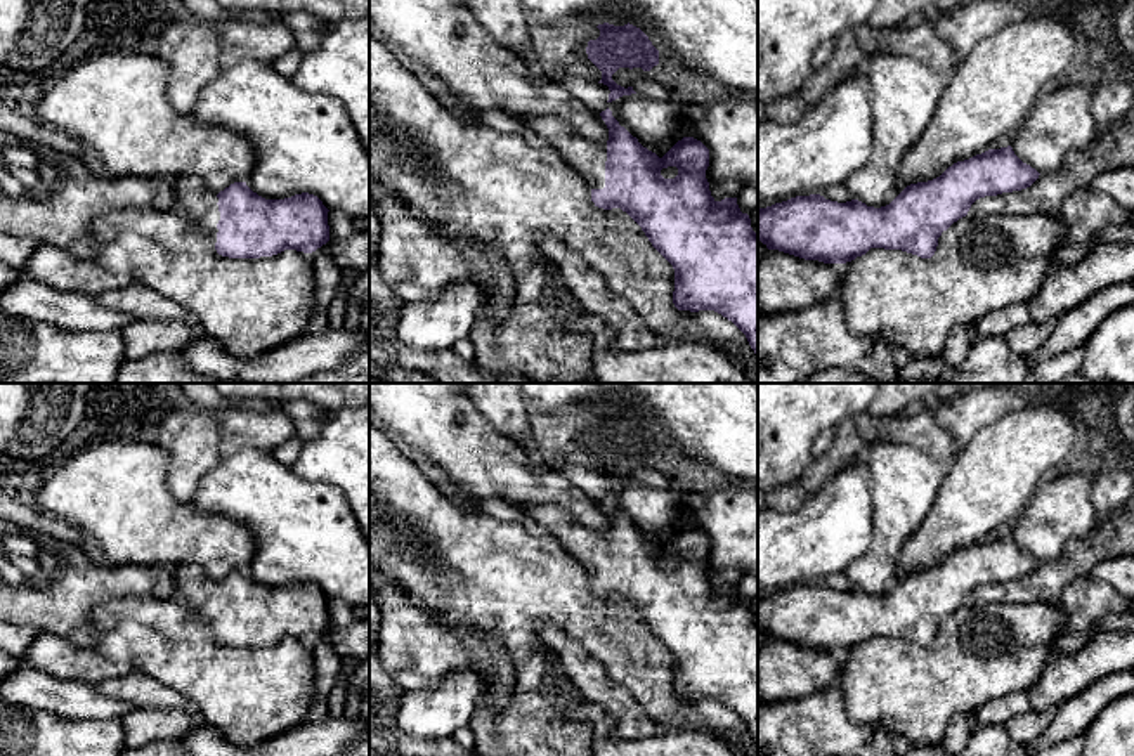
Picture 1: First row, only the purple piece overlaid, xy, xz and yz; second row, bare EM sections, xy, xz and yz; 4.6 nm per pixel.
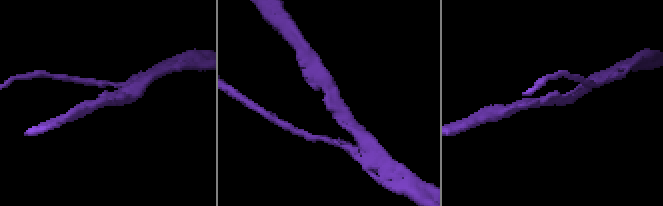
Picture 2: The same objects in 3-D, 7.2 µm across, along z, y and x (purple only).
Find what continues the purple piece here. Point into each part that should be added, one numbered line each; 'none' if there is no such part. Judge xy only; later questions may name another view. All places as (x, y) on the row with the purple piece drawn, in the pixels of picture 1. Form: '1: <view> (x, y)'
1: xy (195, 200)

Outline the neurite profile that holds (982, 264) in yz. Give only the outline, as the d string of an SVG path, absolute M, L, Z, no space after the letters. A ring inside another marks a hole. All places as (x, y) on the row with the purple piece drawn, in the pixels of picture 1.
M966 215L938 238L931 258L870 248L844 264L839 300L853 335L876 335L912 355L940 355L954 328L973 328L987 314L1030 300L1044 286L1065 224L1047 215Z

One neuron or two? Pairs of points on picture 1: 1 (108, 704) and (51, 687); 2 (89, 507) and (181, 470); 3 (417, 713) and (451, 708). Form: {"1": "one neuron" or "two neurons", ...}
{"1": "one neuron", "2": "two neurons", "3": "one neuron"}

